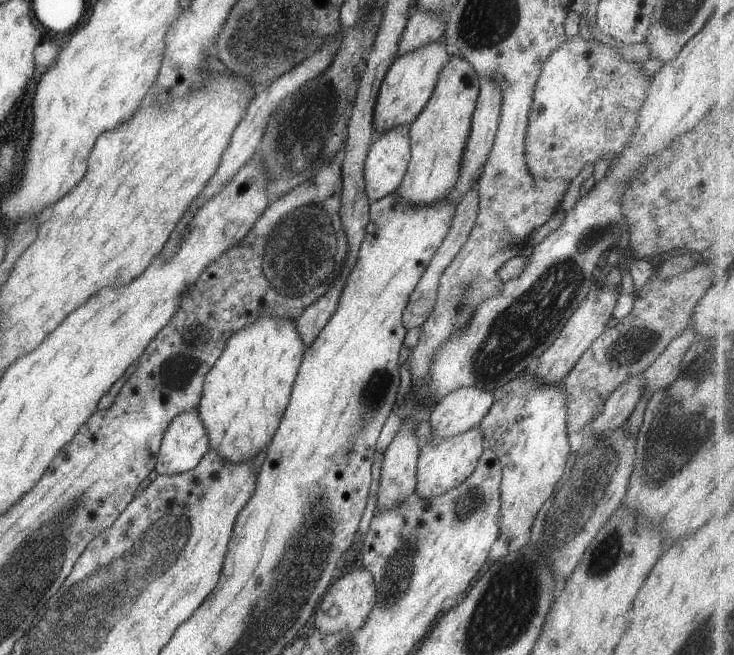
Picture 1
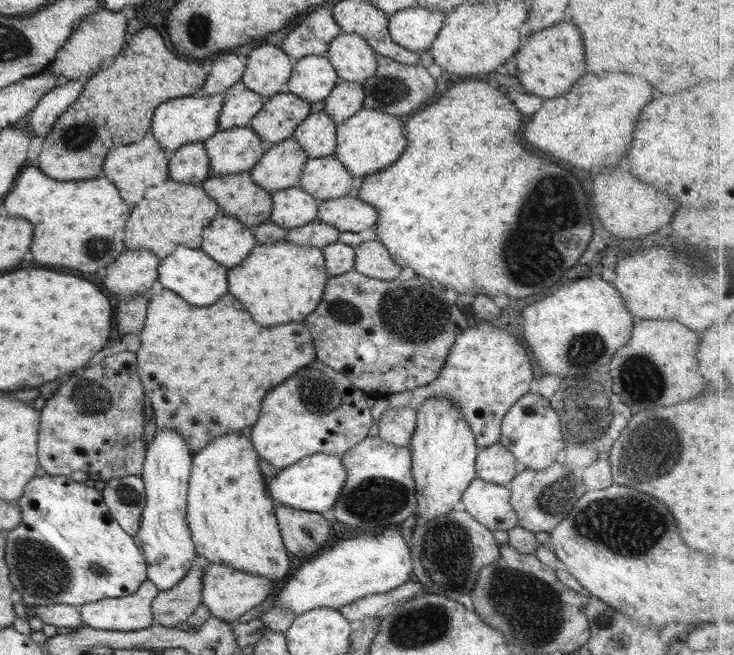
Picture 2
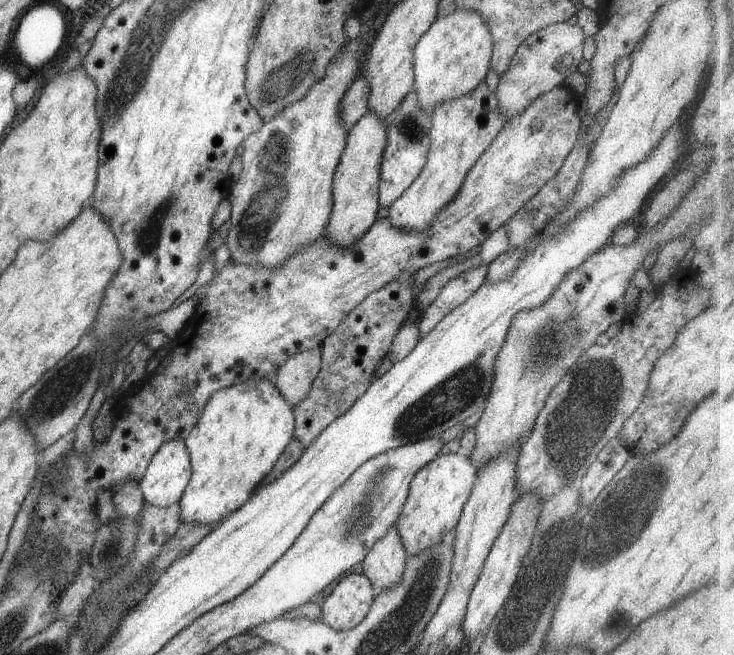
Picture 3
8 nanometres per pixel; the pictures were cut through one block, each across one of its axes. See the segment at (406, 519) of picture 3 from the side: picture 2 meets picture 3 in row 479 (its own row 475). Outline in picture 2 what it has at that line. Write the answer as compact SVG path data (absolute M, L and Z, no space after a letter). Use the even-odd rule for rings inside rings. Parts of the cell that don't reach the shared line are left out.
M444 395L430 397L416 409L416 428L409 445L410 451L412 451L410 471L412 471L412 479L414 479L417 500L415 512L420 512L420 518L424 518L424 520L432 520L432 518L440 517L460 506L464 491L472 480L476 479L475 460L481 448L476 444L474 431L470 429L470 425L464 419L460 407L452 399L448 399Z

